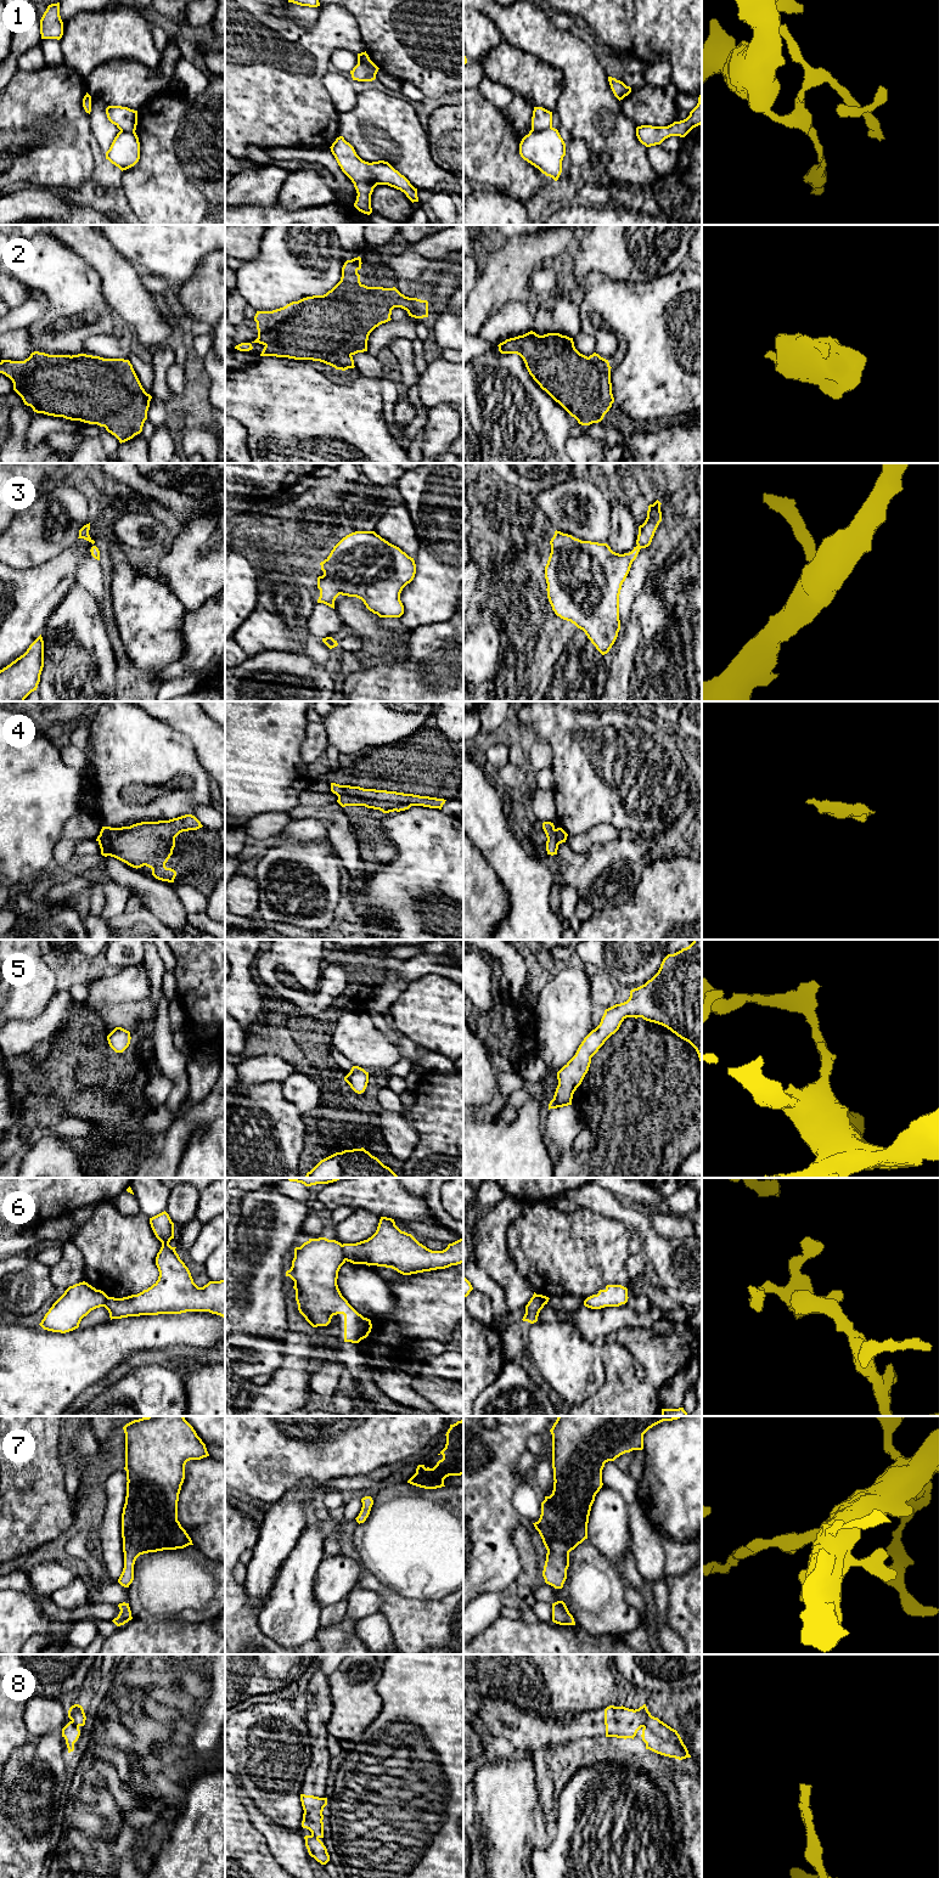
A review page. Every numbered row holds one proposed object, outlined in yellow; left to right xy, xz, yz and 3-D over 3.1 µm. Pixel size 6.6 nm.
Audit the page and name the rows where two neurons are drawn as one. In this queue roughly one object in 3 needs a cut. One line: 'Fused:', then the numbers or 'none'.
Fused: 1, 3, 6

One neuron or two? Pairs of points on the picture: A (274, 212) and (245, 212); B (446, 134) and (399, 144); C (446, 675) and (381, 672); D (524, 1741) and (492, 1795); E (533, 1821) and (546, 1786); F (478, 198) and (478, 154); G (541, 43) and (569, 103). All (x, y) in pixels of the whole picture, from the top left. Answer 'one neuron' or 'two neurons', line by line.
A: one neuron
B: two neurons
C: one neuron
D: two neurons
E: two neurons
F: two neurons
G: one neuron

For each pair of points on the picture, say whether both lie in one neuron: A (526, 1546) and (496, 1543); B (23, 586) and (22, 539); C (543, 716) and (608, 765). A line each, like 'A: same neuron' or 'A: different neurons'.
A: different neurons
B: different neurons
C: same neuron

